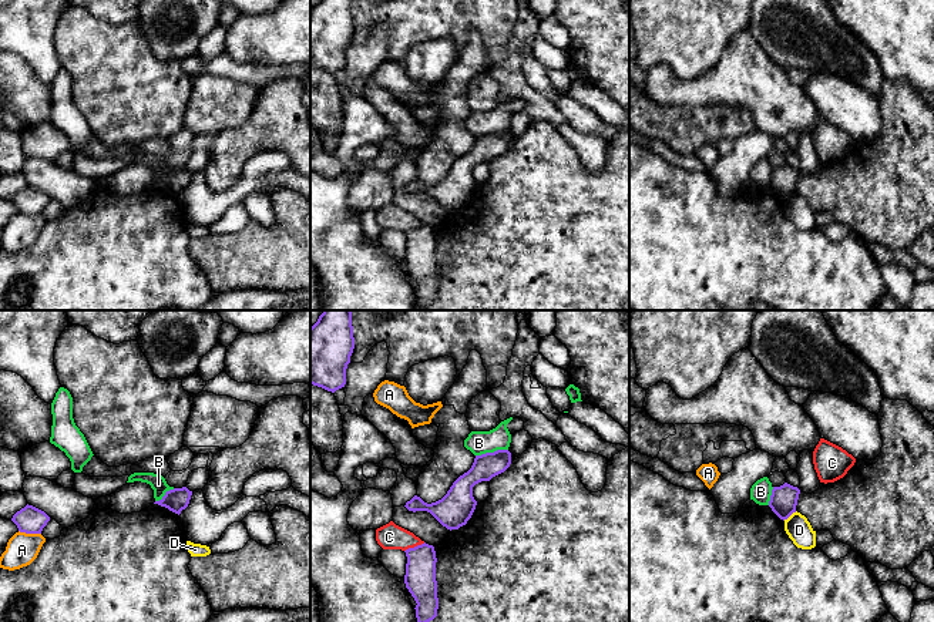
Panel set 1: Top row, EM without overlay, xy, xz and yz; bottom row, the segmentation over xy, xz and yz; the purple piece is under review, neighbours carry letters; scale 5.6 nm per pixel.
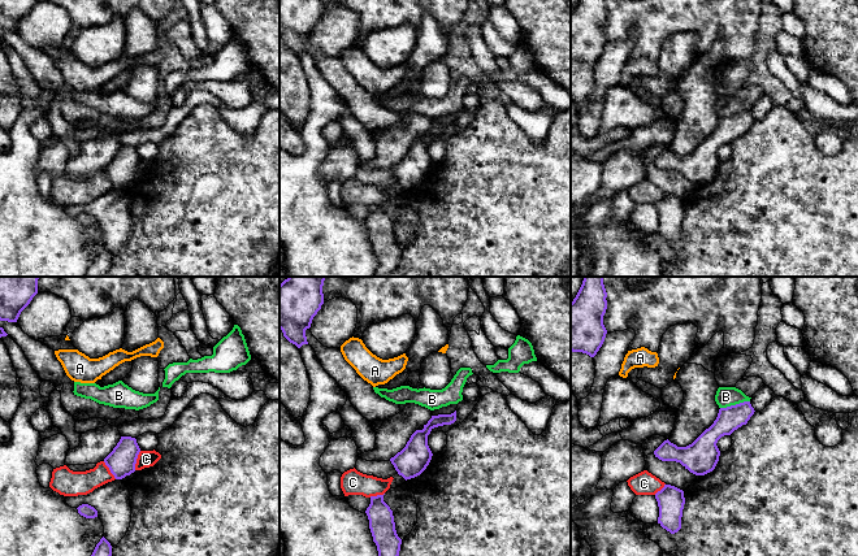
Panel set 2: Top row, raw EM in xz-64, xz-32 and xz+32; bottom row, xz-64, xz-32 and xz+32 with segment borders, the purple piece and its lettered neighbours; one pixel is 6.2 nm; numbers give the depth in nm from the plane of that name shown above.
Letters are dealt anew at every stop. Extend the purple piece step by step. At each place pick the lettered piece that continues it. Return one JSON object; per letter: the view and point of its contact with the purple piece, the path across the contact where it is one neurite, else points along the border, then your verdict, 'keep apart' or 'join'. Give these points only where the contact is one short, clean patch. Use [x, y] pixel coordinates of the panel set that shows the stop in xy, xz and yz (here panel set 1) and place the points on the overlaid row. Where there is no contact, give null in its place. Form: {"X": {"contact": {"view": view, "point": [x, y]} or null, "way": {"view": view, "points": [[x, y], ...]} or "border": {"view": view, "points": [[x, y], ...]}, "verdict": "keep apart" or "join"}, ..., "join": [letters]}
{"A": {"contact": {"view": "xy", "point": [30, 533]}, "border": {"view": "xy", "points": [[19, 530], [40, 534]]}, "verdict": "keep apart"}, "B": {"contact": {"view": "xz", "point": [491, 453]}, "border": {"view": "xz", "points": [[507, 449], [476, 456]]}, "verdict": "keep apart"}, "C": {"contact": {"view": "xz", "point": [415, 547]}, "verdict": "keep apart"}, "D": {"contact": {"view": "yz", "point": [789, 515]}, "border": {"view": "yz", "points": [[796, 511], [783, 520]]}, "verdict": "keep apart"}, "join": []}

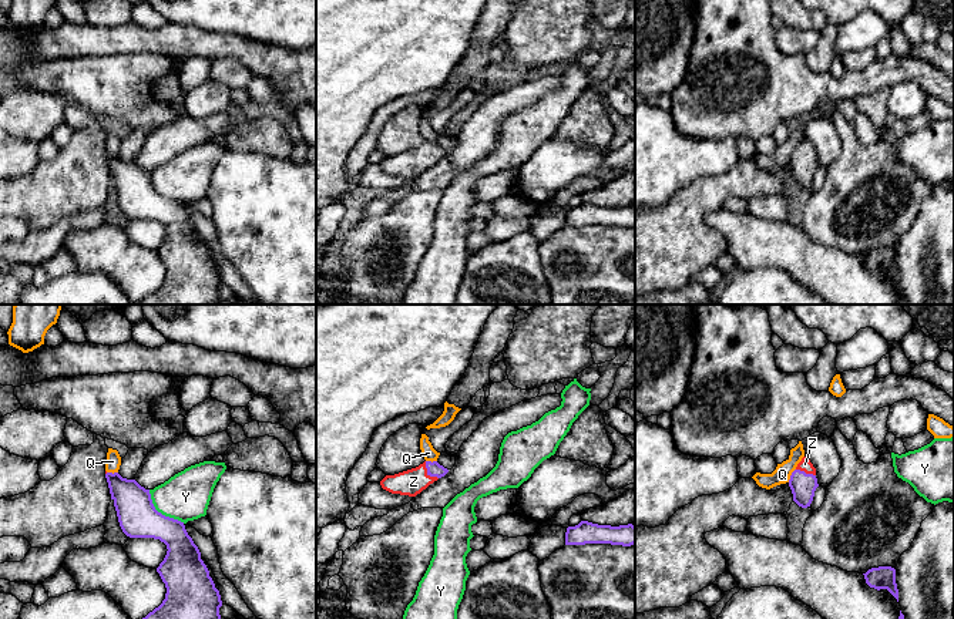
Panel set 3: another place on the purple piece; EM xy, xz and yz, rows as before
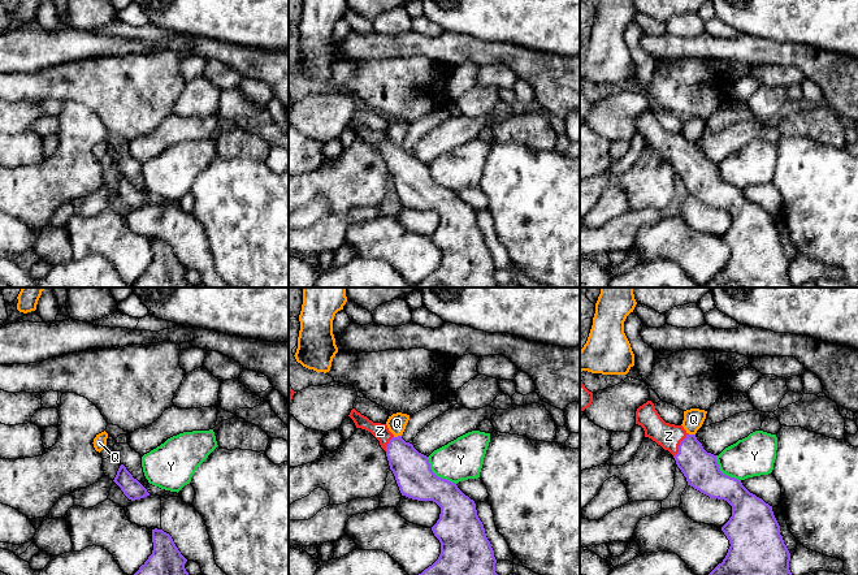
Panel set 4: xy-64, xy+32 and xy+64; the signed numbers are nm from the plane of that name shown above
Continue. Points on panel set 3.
{"Q": {"contact": {"view": "yz", "point": [790, 475]}, "border": {"view": "yz", "points": [[795, 468], [788, 481]]}, "verdict": "keep apart"}, "Y": {"contact": {"view": "xy", "point": [160, 512]}, "verdict": "keep apart"}, "Z": {"contact": {"view": "xz", "point": [427, 473]}, "way": {"view": "xz", "points": [[433, 468], [427, 473], [413, 481]]}, "verdict": "join"}, "join": ["Z"]}

